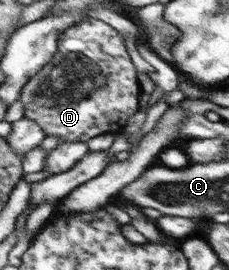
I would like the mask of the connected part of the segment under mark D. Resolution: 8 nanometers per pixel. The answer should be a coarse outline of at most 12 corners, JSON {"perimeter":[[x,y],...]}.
{"perimeter":[[120,32],[59,35],[28,80],[24,119],[59,143],[123,132],[140,110]]}

